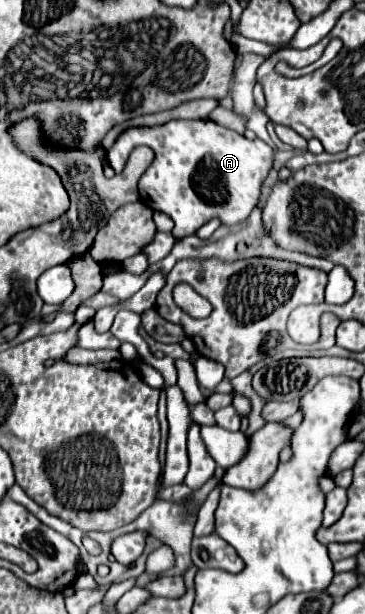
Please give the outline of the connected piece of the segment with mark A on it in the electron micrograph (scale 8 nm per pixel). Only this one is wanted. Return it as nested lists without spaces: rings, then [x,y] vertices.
[[[173,119],[169,123],[155,125],[155,127],[129,127],[129,129],[125,129],[117,137],[113,147],[107,151],[107,161],[115,173],[119,173],[125,167],[129,153],[139,145],[147,145],[155,151],[155,159],[153,159],[151,167],[139,179],[141,201],[147,207],[151,207],[153,211],[167,213],[175,221],[173,235],[177,239],[193,235],[201,225],[205,225],[213,217],[219,217],[223,225],[235,225],[235,223],[247,219],[247,215],[257,207],[259,187],[273,165],[273,149],[267,143],[263,143],[261,139],[249,141],[243,135],[239,135],[231,129],[225,129],[209,119],[207,121],[203,121],[203,119],[199,119],[199,121]]]

